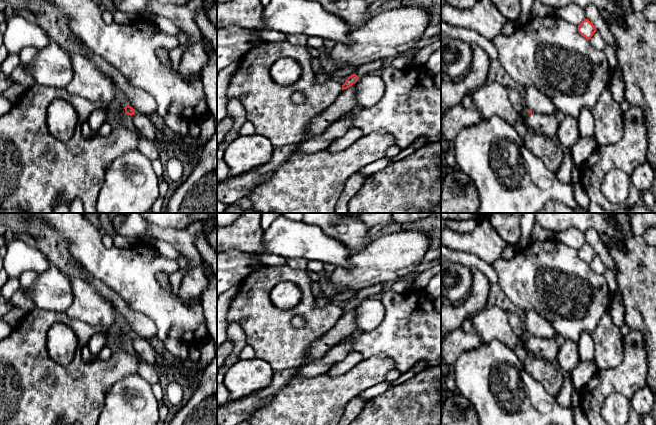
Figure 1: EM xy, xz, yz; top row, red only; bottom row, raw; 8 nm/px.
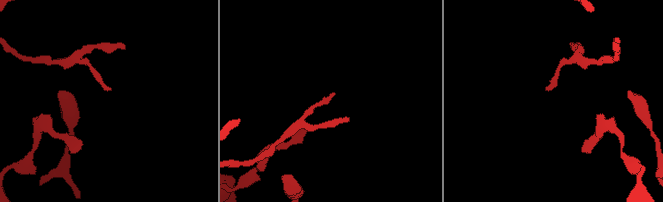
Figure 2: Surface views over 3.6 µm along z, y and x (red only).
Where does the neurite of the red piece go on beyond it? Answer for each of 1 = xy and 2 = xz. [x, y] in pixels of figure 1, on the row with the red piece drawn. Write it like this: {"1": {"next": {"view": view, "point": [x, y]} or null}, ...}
{"1": {"next": null}, "2": {"next": null}}

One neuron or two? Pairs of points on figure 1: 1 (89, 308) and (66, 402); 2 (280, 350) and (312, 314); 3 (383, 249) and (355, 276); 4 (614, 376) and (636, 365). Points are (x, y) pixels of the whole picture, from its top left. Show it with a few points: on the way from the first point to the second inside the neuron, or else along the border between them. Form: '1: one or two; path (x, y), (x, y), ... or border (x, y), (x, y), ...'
1: two; border (64, 312), (71, 318), (90, 325), (108, 328)
2: one; path (290, 345), (312, 324)
3: one; path (376, 256), (362, 270)
4: one; path (619, 376), (625, 376), (631, 370)

